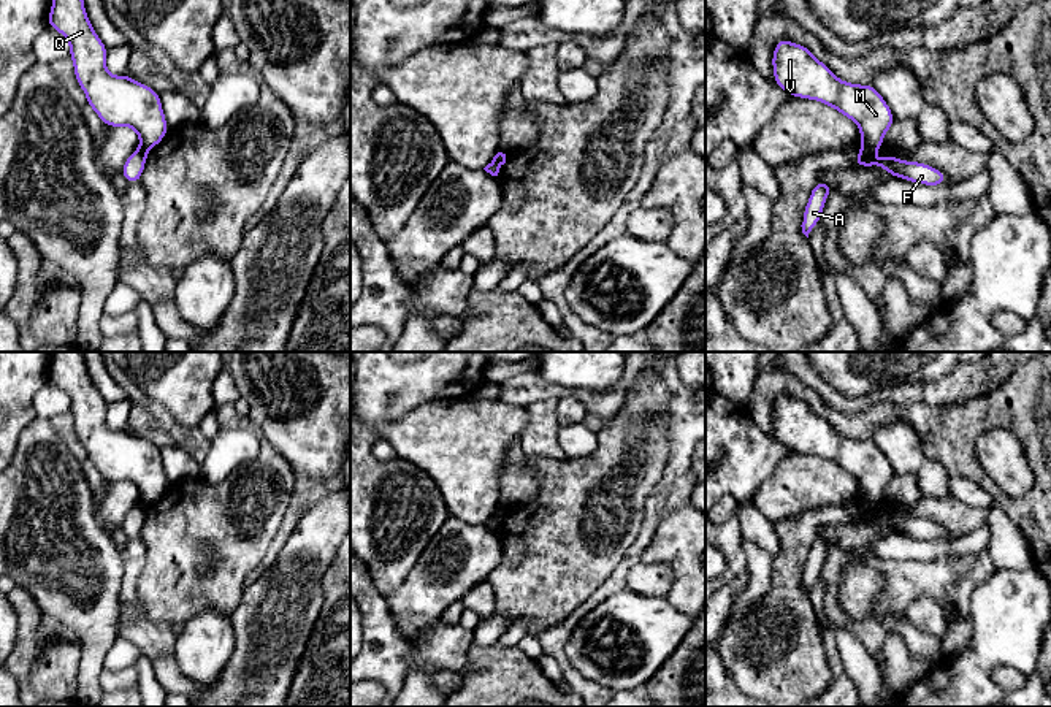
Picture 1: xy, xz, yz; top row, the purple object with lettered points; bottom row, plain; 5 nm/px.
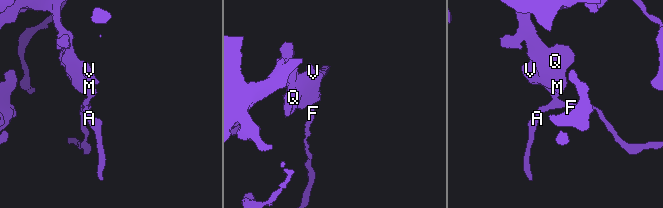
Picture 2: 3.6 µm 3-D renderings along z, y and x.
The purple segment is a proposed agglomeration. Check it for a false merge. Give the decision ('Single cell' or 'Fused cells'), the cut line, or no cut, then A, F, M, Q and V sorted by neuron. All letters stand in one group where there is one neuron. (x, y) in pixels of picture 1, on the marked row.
Fused cells. Split along yz (863, 148), (875, 149). Groups: A F / M Q V

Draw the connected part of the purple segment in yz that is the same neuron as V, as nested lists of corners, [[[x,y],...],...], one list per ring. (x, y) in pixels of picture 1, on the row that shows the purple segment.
[[[785,38],[774,49],[772,68],[775,84],[791,97],[821,101],[854,120],[862,149],[875,151],[883,146],[894,116],[872,84],[839,79],[808,48]]]

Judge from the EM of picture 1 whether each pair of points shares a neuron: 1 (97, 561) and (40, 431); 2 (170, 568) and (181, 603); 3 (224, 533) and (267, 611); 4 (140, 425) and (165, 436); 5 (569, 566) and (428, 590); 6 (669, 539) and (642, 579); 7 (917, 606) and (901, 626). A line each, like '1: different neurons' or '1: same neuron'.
1: same neuron
2: same neuron
3: different neurons
4: same neuron
5: different neurons
6: different neurons
7: different neurons

